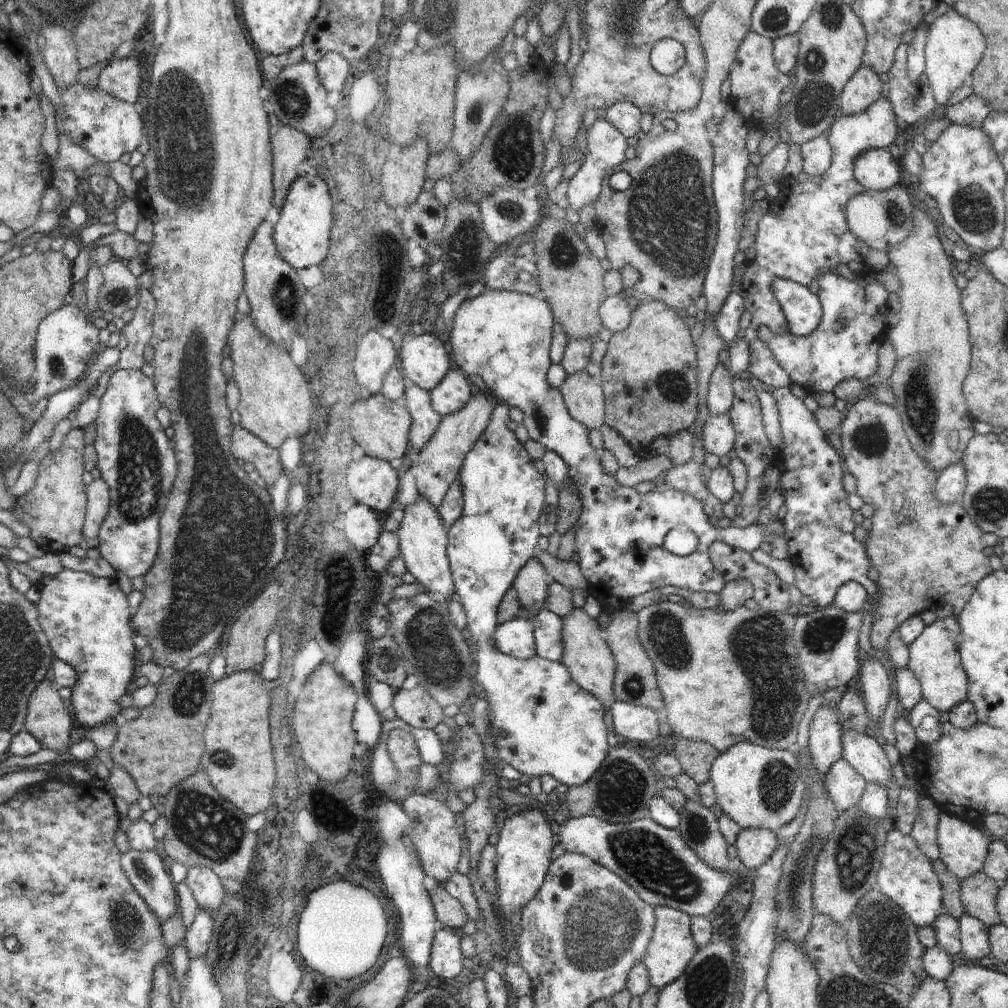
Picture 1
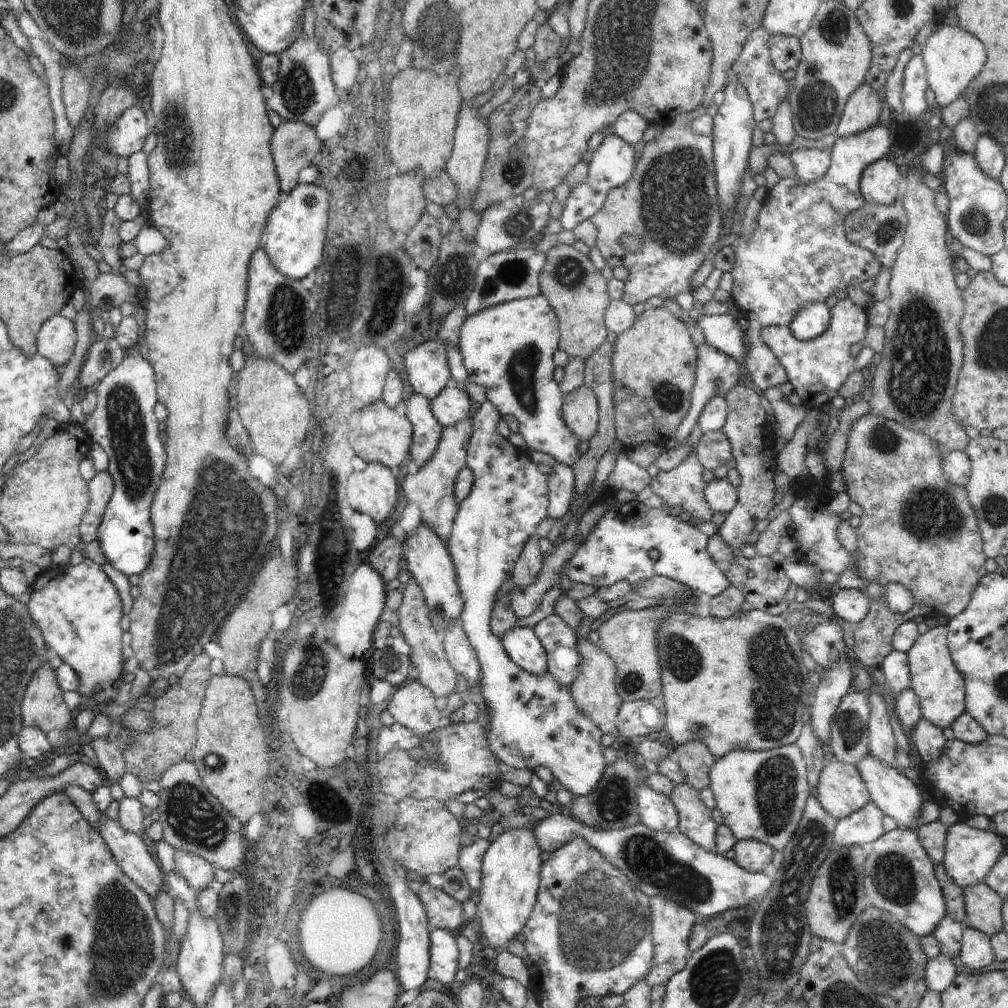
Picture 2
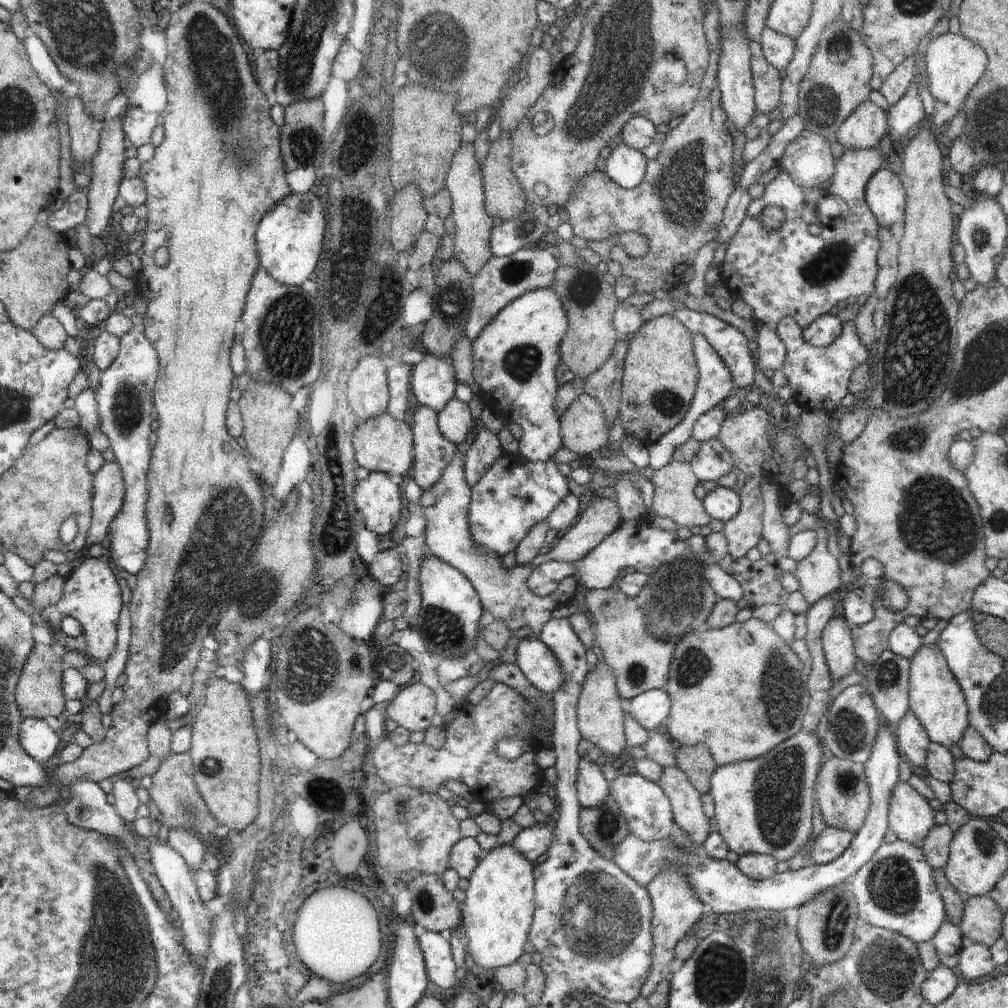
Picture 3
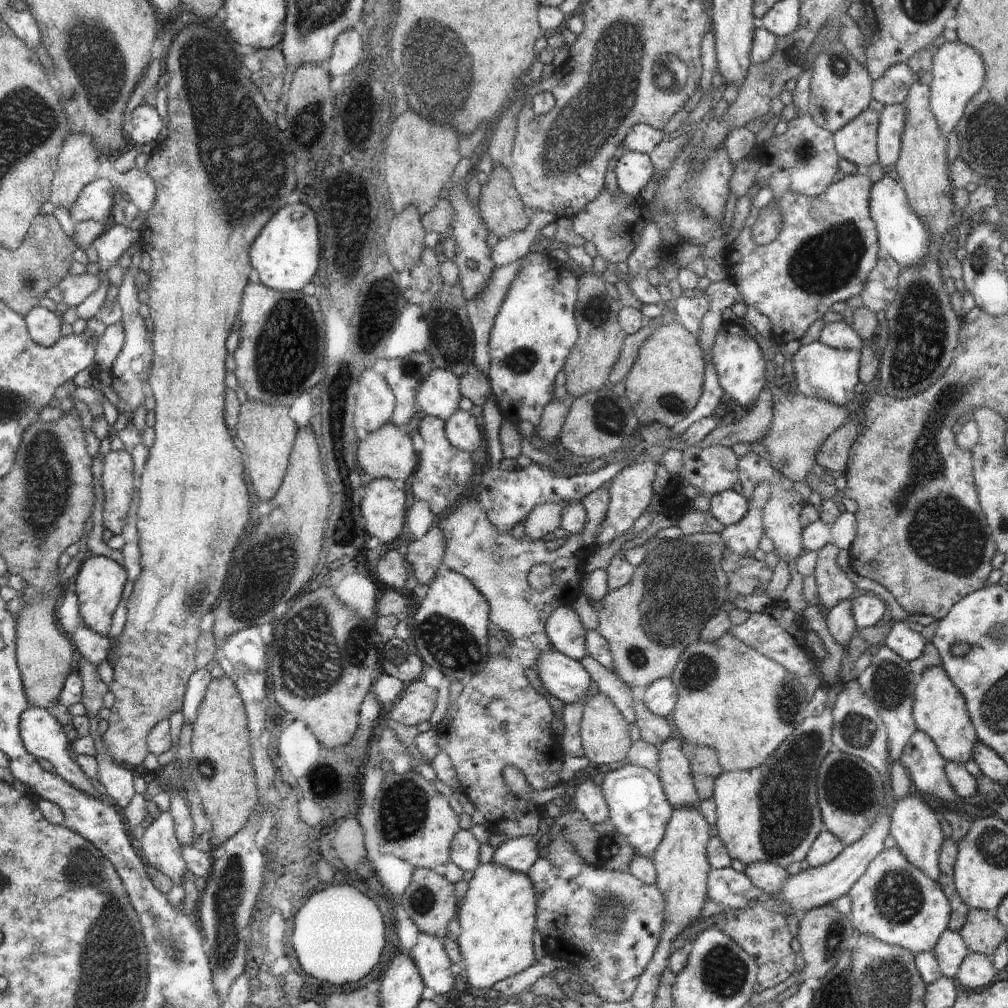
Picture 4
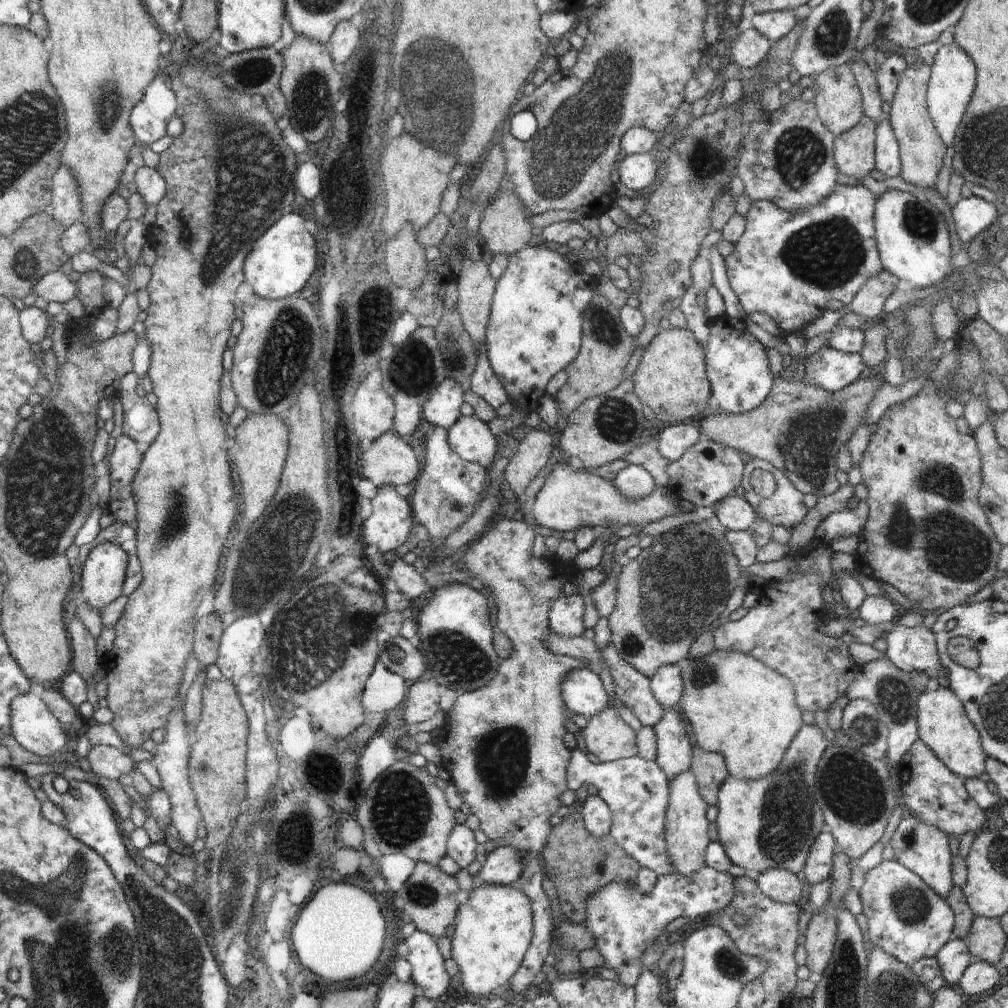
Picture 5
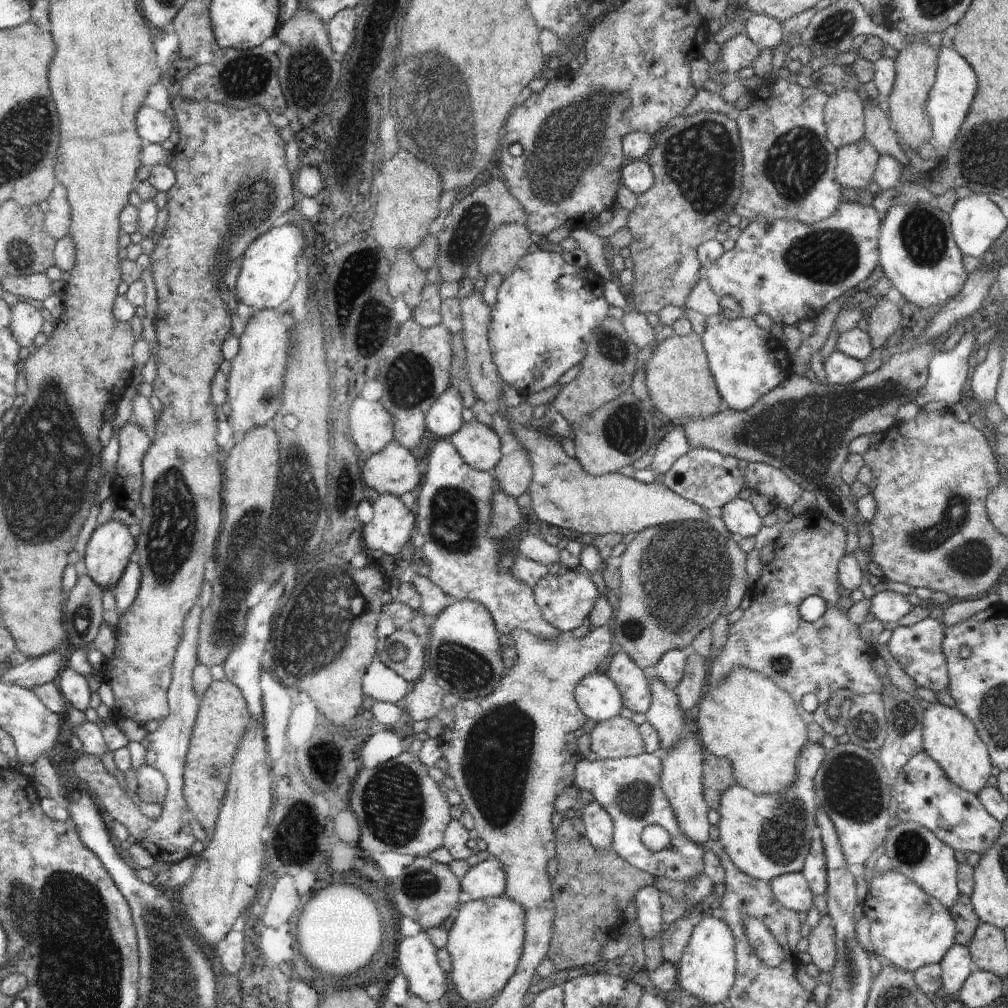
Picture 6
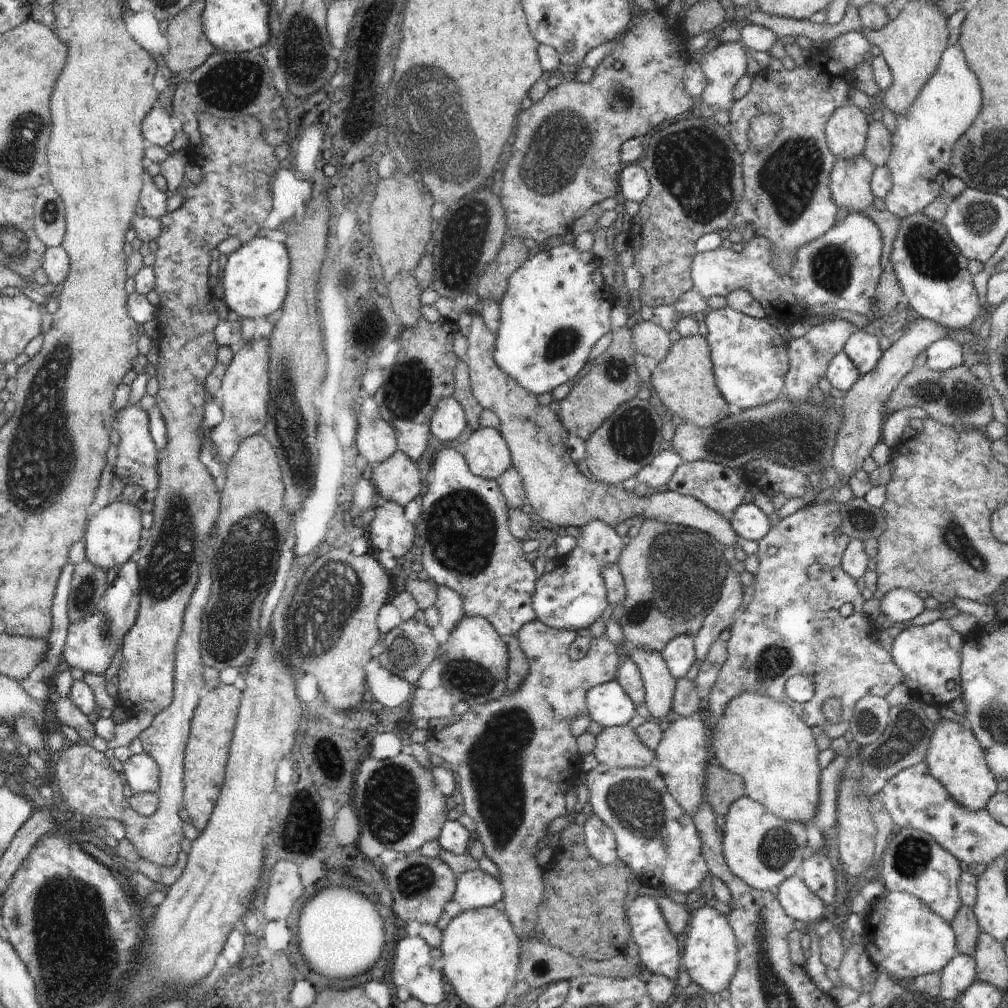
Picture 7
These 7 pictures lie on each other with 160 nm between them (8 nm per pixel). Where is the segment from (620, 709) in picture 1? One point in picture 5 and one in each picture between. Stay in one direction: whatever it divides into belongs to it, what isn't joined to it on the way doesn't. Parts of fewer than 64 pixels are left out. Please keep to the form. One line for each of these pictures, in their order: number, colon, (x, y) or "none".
2: (638, 718)
3: (651, 709)
4: (660, 697)
5: (666, 685)

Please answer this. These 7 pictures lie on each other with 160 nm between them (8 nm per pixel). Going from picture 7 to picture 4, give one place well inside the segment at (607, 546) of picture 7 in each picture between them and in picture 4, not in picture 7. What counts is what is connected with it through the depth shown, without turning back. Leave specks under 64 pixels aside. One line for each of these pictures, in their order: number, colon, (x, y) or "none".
4: (565, 633)
5: (566, 614)
6: (565, 601)

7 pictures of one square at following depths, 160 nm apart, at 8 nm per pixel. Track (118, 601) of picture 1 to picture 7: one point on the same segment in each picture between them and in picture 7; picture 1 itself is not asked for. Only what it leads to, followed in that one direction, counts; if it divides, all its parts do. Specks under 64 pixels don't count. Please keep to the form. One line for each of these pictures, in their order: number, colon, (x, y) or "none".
2: (77, 609)
3: (91, 594)
4: (99, 581)
5: (103, 573)
6: (108, 550)
7: (111, 538)

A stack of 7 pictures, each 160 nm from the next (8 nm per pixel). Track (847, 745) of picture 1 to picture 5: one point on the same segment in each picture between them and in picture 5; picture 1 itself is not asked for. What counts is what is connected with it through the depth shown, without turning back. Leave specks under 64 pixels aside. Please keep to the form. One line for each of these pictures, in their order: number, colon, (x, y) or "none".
2: (896, 796)
3: (911, 818)
4: (915, 827)
5: (923, 848)

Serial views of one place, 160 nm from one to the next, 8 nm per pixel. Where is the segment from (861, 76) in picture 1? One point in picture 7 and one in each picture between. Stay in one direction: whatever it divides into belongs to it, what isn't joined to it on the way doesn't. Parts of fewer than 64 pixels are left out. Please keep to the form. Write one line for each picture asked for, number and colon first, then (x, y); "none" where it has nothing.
2: (862, 109)
3: (866, 126)
4: (856, 142)
5: (854, 150)
6: (855, 166)
7: (850, 187)

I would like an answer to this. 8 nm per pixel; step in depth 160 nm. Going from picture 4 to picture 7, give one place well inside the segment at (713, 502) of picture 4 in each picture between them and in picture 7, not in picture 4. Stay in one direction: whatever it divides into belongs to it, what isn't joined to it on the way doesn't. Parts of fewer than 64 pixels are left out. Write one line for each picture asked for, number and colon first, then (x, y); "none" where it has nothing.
5: (734, 512)
6: (740, 517)
7: (749, 522)

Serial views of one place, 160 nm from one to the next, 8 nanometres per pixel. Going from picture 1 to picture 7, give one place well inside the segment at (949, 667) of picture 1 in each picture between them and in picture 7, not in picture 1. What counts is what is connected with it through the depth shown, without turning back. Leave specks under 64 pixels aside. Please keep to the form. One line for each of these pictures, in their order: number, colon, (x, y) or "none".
2: (940, 688)
3: (935, 698)
4: (939, 709)
5: (944, 727)
6: (949, 737)
7: (955, 758)

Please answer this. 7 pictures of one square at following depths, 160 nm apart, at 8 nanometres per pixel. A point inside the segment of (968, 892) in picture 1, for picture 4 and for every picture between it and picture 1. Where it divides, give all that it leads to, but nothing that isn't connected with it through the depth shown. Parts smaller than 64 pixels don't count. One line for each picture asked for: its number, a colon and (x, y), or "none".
2: (983, 906)
3: (982, 922)
4: (982, 932)

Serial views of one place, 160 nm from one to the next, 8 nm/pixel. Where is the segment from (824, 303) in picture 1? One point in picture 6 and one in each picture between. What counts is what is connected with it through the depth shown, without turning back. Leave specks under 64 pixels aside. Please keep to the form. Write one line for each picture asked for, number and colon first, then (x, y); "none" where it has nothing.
2: (817, 368)
3: (818, 377)
4: (821, 372)
5: (828, 368)
6: (840, 369)

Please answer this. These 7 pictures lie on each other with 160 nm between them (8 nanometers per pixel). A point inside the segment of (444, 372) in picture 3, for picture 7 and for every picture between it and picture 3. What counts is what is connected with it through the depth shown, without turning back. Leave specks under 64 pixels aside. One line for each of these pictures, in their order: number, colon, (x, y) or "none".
4: (439, 394)
5: (442, 410)
6: (444, 417)
7: (449, 421)

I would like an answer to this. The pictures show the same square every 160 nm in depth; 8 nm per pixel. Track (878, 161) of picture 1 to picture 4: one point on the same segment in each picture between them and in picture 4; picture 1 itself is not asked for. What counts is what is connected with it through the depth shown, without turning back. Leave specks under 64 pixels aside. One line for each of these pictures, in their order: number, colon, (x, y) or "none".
2: (879, 181)
3: (885, 196)
4: (905, 237)

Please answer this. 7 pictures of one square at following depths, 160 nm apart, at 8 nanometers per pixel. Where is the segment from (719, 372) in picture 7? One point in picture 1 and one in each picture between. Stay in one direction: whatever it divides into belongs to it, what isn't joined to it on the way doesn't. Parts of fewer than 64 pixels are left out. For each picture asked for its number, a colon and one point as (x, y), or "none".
1: (726, 323)
2: (722, 332)
3: (735, 350)
4: (739, 362)
5: (737, 366)
6: (746, 362)

